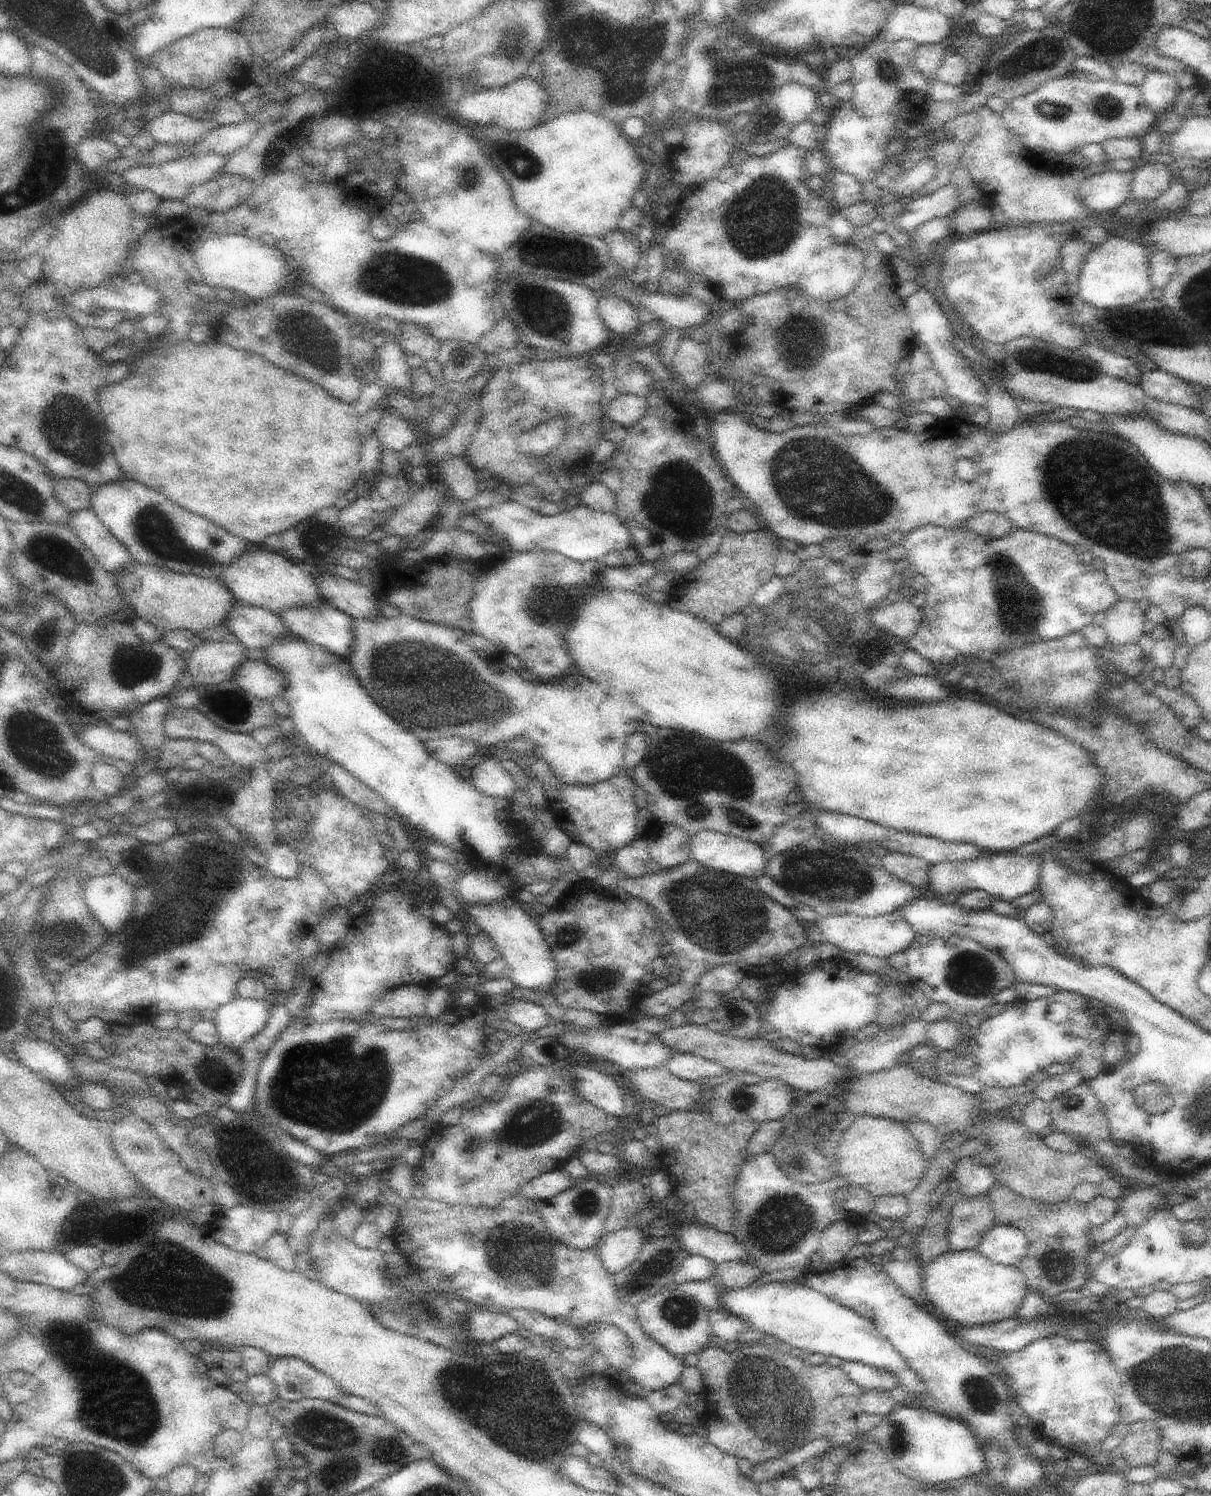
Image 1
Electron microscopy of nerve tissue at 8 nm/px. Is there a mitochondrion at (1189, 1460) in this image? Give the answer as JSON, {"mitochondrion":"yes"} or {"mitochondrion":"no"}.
{"mitochondrion":"no"}

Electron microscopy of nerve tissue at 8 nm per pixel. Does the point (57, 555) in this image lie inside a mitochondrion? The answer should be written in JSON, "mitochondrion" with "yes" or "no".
{"mitochondrion":"yes"}

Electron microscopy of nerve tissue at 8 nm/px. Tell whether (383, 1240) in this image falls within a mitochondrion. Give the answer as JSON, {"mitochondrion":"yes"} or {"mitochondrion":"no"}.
{"mitochondrion":"no"}

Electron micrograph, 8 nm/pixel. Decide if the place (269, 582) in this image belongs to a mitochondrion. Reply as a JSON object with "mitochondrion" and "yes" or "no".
{"mitochondrion":"no"}

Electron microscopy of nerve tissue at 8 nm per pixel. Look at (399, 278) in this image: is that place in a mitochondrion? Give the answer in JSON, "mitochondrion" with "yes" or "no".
{"mitochondrion":"yes"}

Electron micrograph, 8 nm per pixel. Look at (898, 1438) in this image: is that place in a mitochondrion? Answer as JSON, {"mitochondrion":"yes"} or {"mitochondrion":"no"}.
{"mitochondrion":"yes"}

